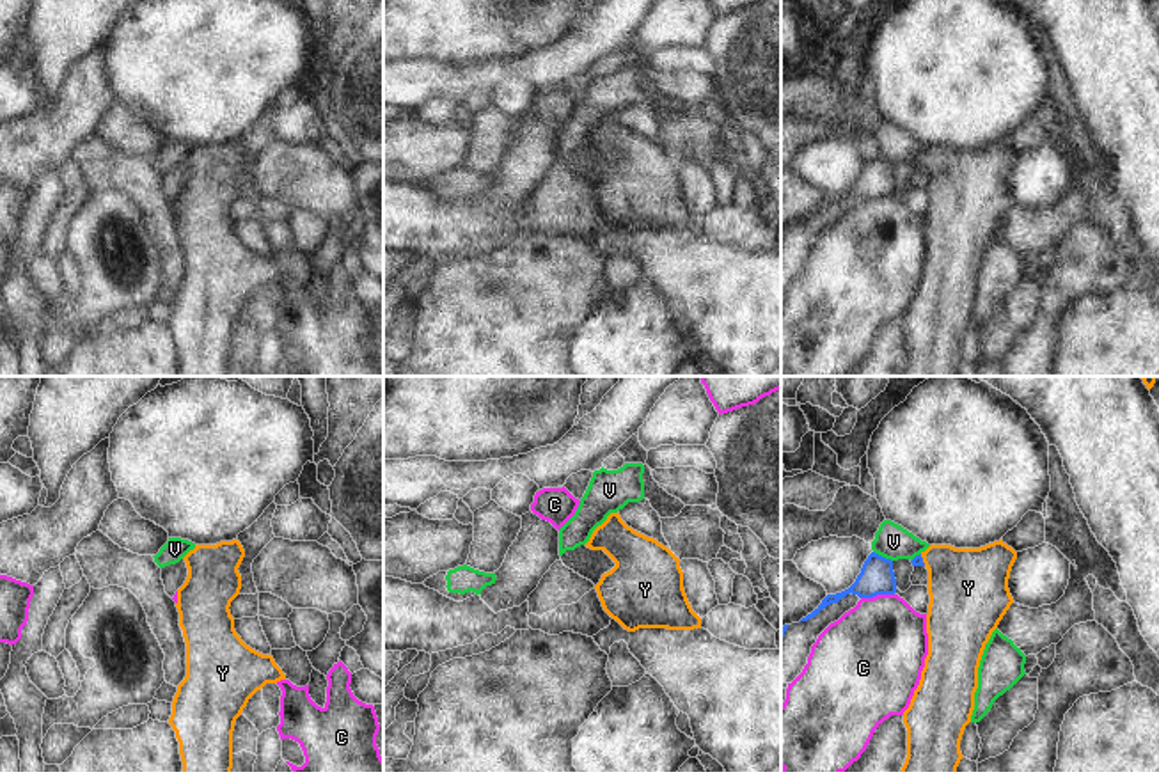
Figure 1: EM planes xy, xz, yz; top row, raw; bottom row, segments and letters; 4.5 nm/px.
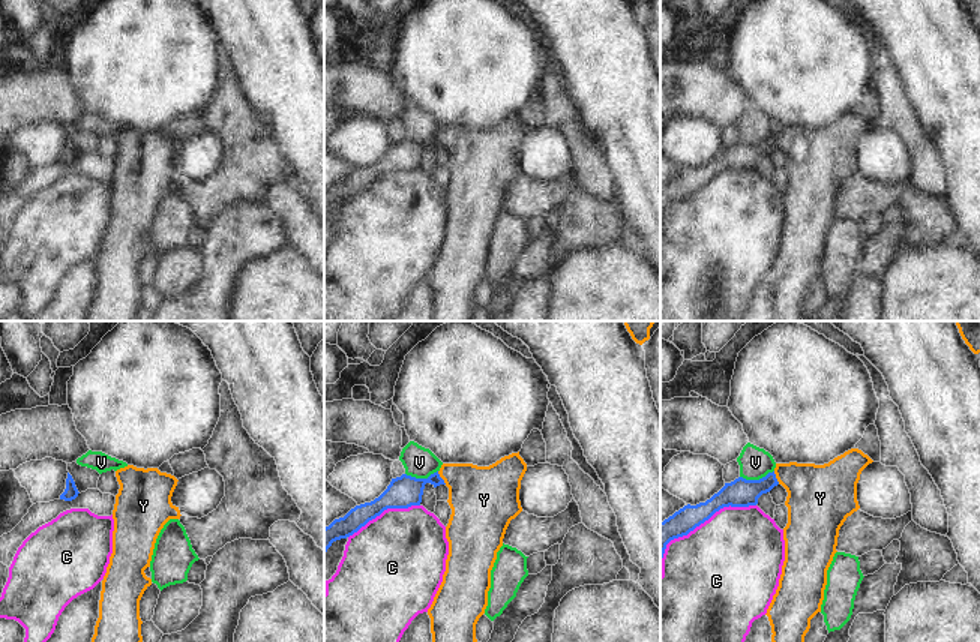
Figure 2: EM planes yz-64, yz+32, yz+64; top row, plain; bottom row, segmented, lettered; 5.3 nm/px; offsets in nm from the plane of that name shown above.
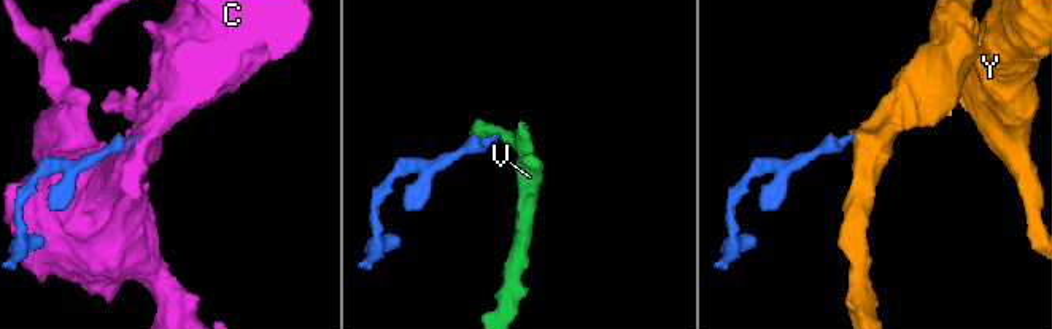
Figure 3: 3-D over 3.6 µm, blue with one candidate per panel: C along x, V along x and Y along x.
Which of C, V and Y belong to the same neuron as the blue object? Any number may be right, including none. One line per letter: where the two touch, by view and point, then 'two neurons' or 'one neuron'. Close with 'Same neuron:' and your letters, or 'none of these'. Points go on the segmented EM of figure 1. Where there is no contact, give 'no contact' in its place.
C: contact yz (877, 593); two neurons
V: contact yz (881, 556); two neurons
Y: contact yz (922, 559); one neuron
Same neuron: Y

